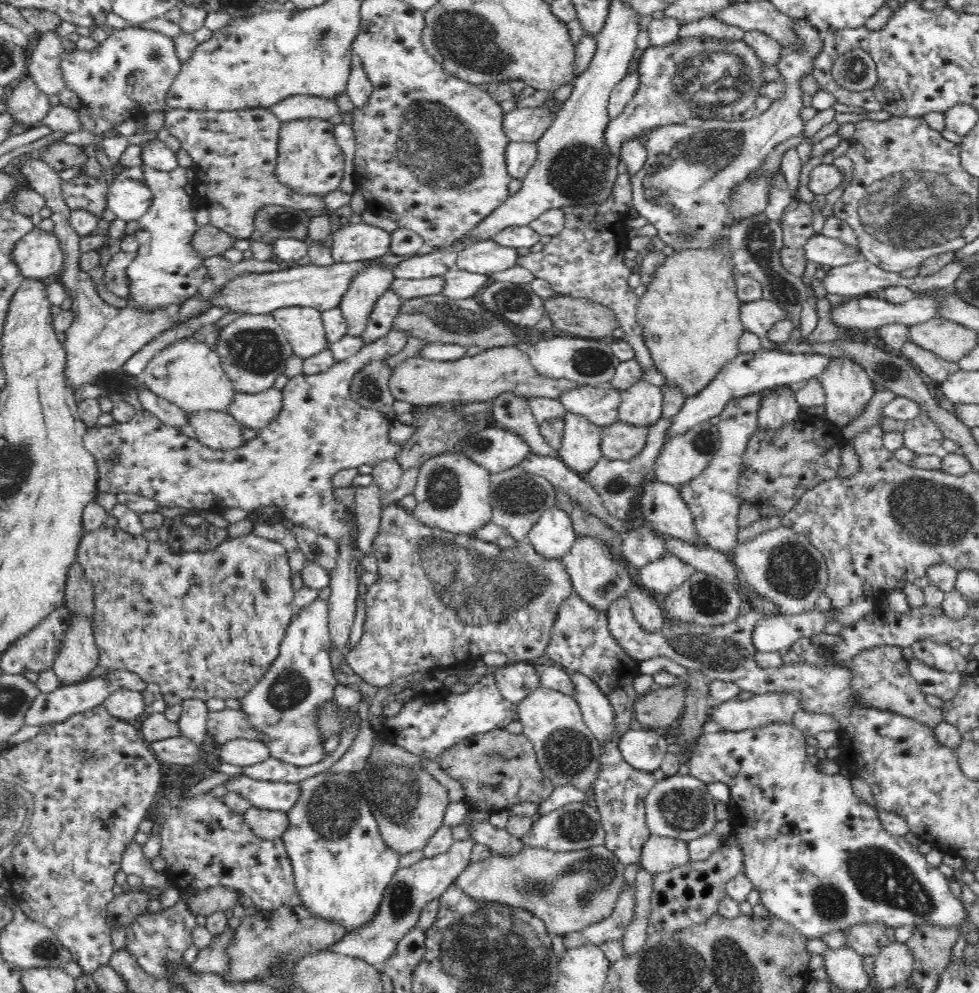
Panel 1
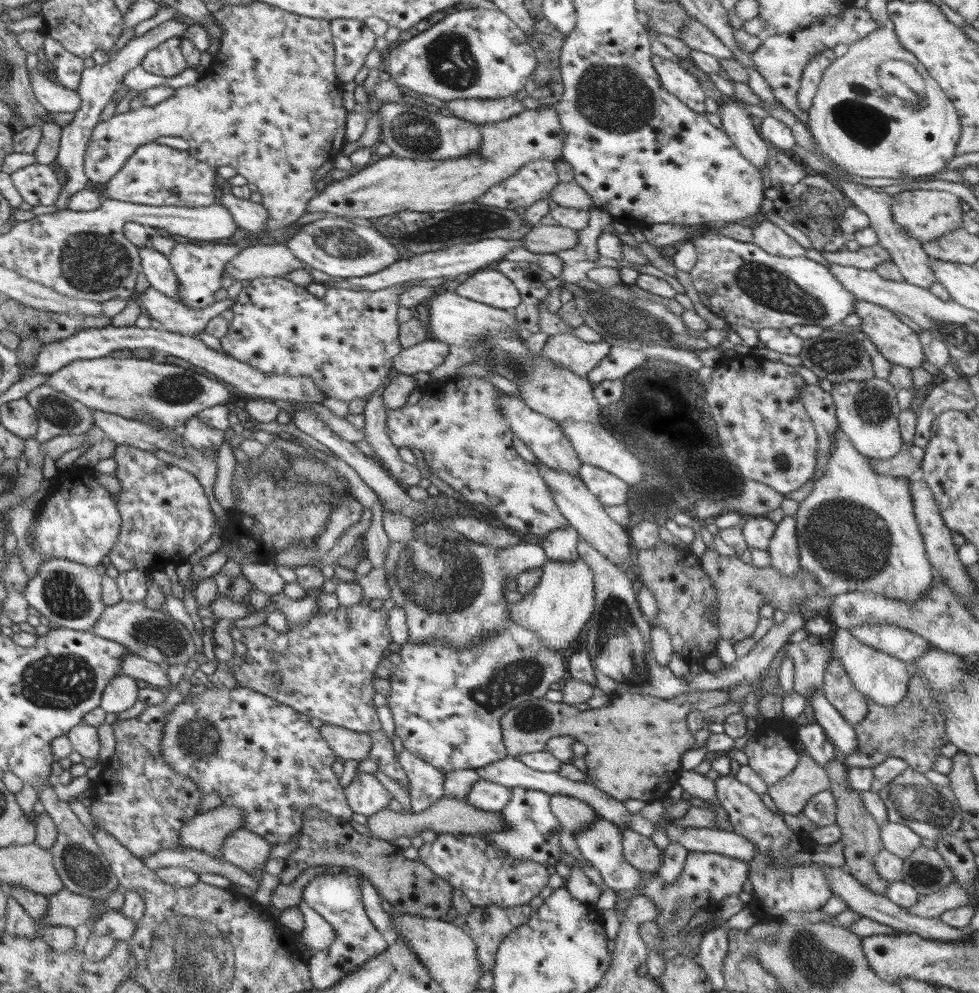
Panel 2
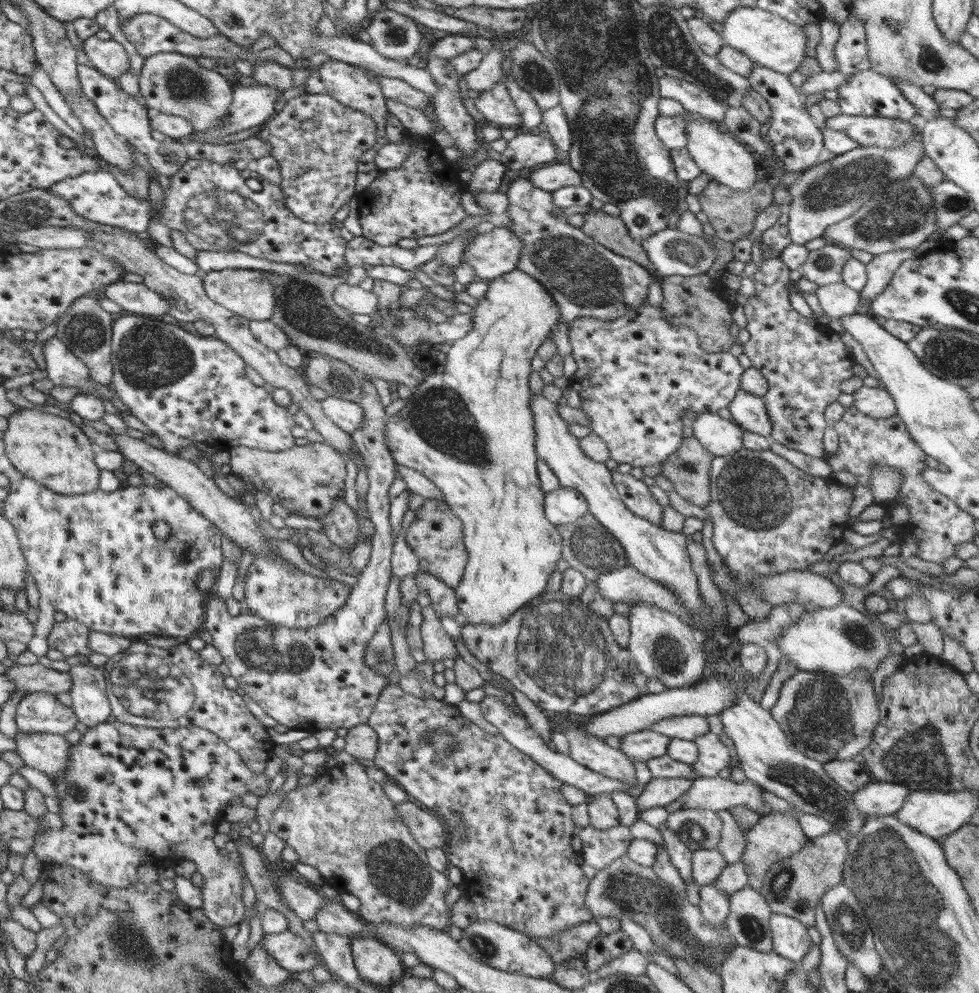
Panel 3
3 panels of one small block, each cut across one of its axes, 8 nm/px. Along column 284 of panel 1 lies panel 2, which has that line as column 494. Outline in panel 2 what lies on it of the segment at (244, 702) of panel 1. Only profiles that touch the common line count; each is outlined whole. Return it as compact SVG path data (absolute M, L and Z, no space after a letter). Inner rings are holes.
M510 621L509 625L504 630L499 630L493 637L483 638L472 650L456 650L452 645L445 645L444 643L430 643L427 645L412 644L410 642L404 643L399 653L400 663L394 665L394 672L389 675L387 679L390 682L390 693L386 697L387 707L391 710L394 716L394 723L396 726L395 736L399 737L406 750L418 756L422 760L428 762L437 768L440 772L450 772L451 770L466 770L482 768L488 766L497 760L502 760L507 757L506 747L503 743L502 730L500 720L510 710L522 702L532 700L534 698L543 698L550 690L550 686L554 683L563 683L564 676L566 676L566 666L562 661L563 654L560 652L552 652L548 647L541 643L541 638L525 626L520 626L514 621Z

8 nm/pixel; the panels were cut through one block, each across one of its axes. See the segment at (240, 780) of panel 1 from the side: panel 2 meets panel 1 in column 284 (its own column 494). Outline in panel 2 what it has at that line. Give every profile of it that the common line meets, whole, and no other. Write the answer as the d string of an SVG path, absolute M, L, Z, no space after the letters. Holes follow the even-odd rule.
M478 779L468 792L465 802L474 809L498 812L506 808L512 798L512 789L486 779Z

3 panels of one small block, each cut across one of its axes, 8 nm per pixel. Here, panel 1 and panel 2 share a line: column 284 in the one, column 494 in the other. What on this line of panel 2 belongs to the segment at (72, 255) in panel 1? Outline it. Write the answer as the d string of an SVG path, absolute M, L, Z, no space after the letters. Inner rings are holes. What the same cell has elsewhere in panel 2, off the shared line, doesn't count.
M494 267L481 269L458 285L456 294L492 308L511 312L521 301L514 283Z

